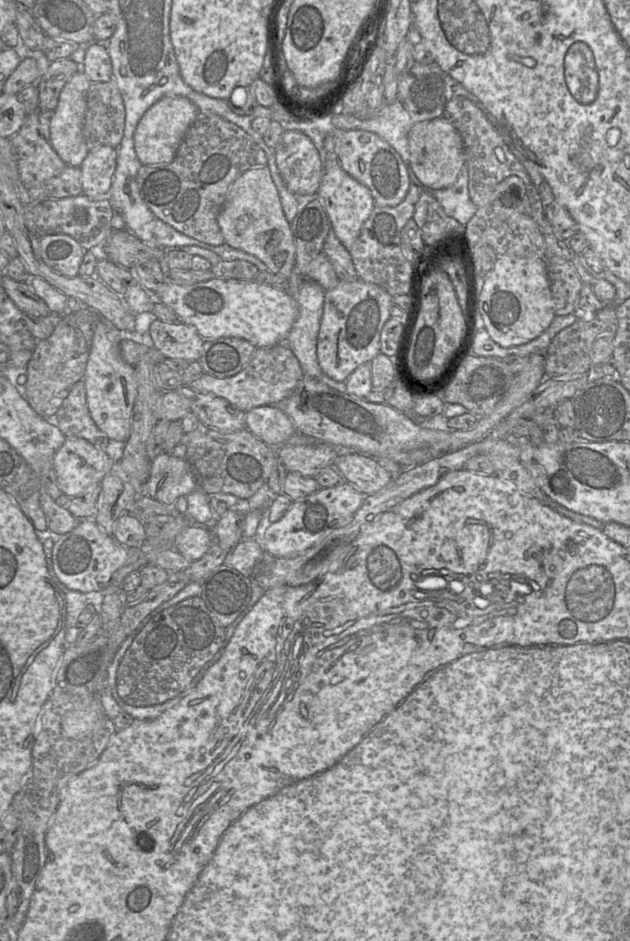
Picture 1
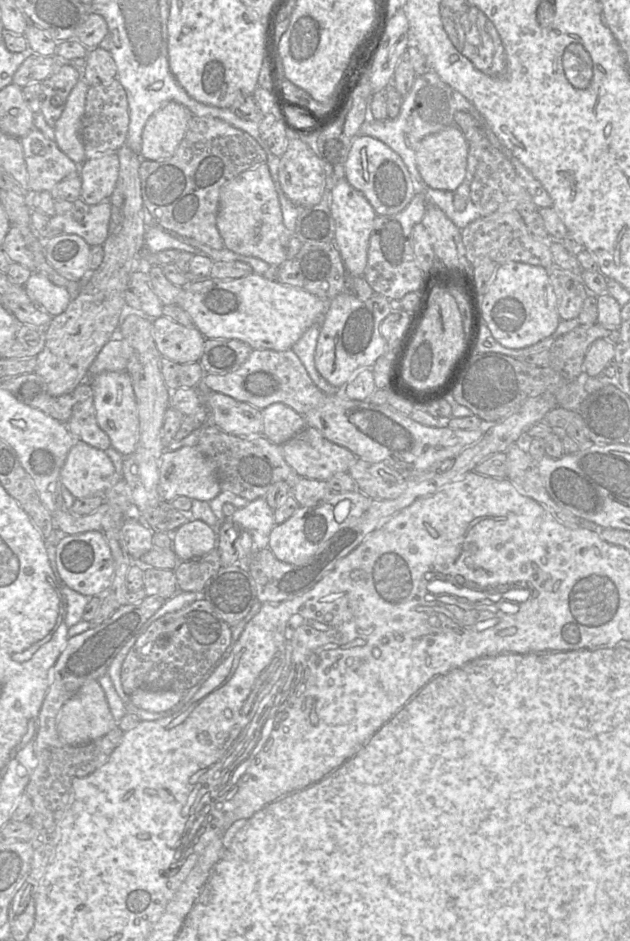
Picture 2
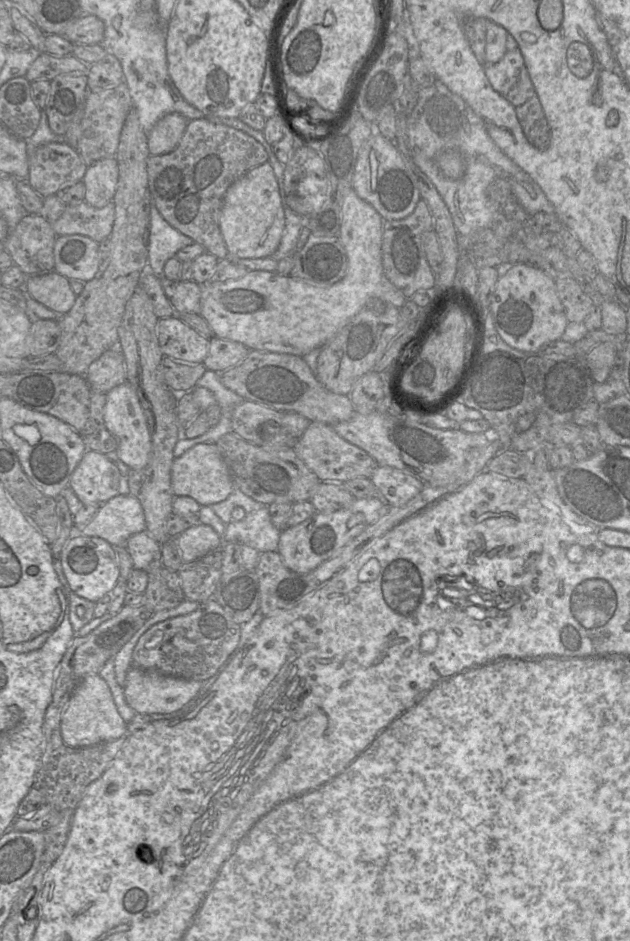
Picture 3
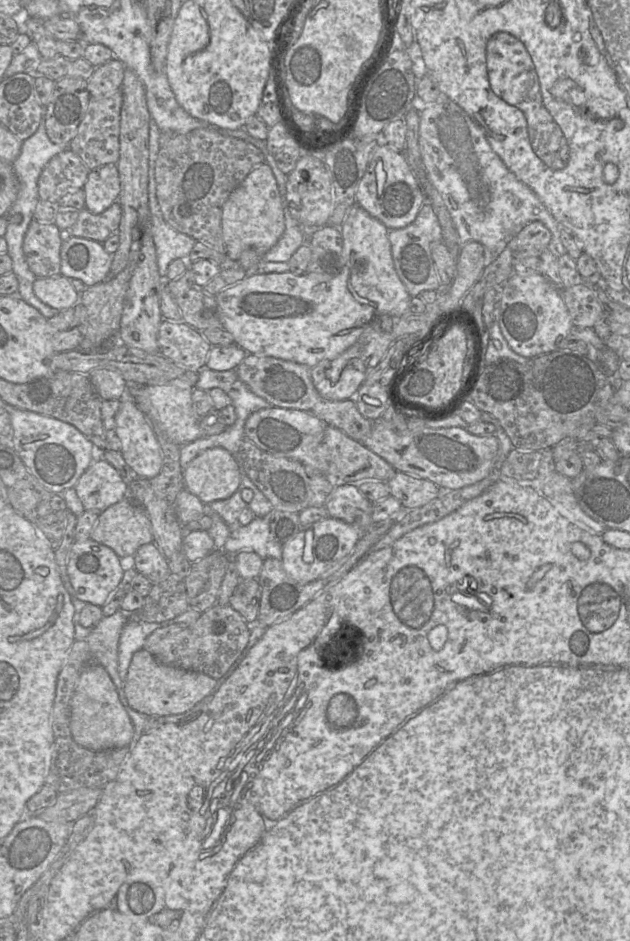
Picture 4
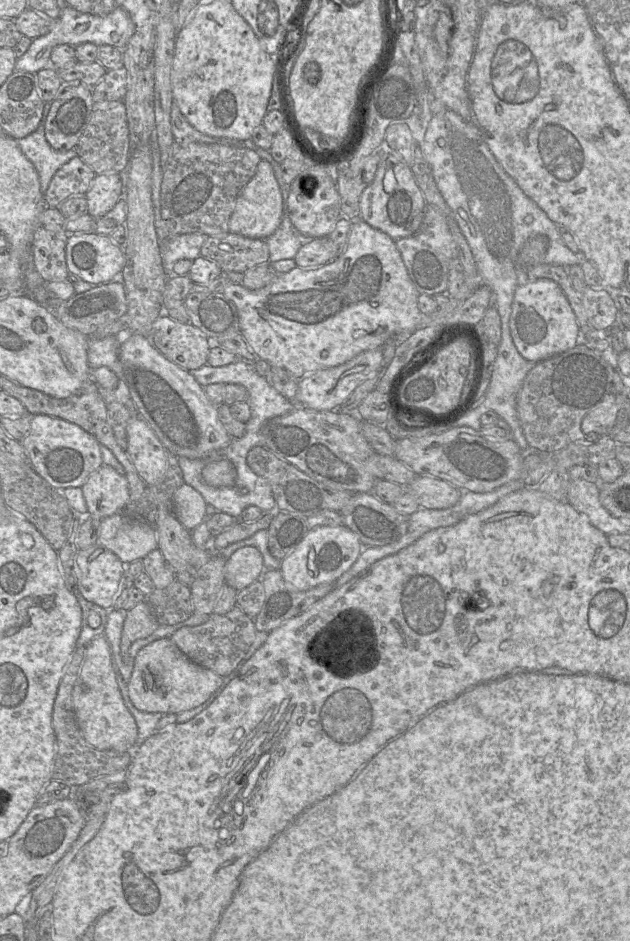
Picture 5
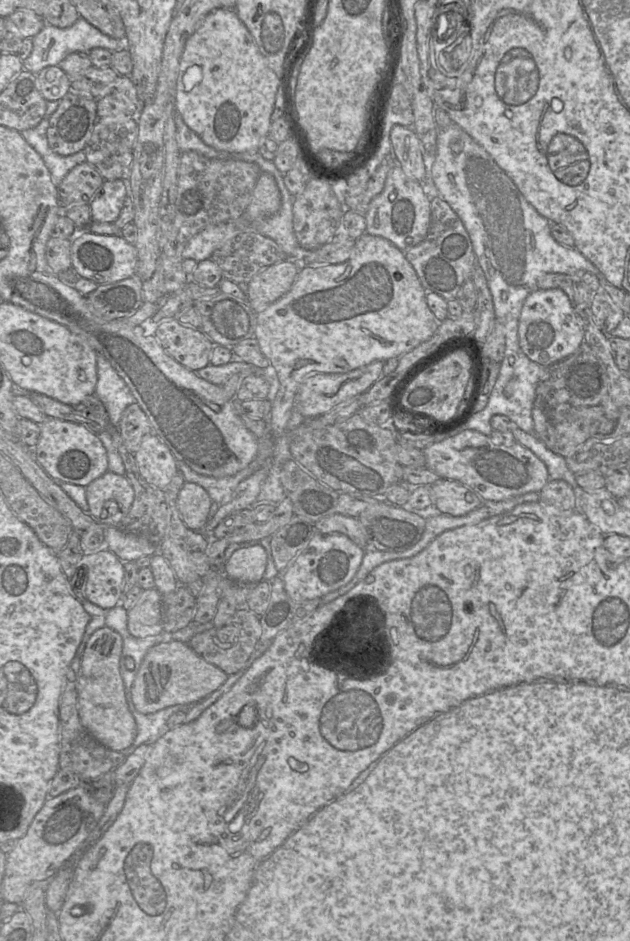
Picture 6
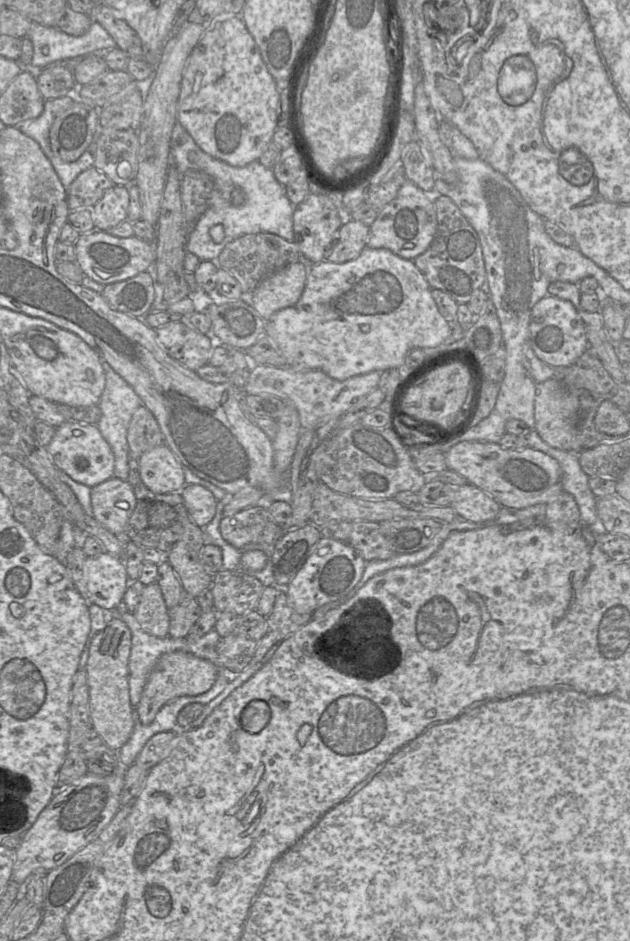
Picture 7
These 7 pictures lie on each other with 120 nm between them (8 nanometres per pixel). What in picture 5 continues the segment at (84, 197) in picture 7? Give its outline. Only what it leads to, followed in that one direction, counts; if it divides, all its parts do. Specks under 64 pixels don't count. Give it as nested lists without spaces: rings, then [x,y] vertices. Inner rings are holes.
[[[79,157],[71,159],[52,177],[44,193],[46,206],[57,208],[70,197],[85,196],[95,176],[95,172]]]

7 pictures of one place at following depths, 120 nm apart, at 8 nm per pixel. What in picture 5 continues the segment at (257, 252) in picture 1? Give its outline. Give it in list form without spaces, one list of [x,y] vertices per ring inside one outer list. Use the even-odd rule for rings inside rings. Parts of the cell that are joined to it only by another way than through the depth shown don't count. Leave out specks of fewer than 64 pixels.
[[[261,159],[251,180],[237,197],[235,208],[230,217],[229,232],[253,239],[267,239],[280,226],[283,219],[282,193],[269,162]]]

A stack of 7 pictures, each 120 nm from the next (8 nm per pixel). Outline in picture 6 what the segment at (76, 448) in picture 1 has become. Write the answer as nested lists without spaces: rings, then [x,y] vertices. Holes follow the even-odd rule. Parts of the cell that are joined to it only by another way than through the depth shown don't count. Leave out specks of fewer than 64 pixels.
[[[107,471],[85,488],[88,514],[102,526],[119,527],[134,500],[129,480]]]

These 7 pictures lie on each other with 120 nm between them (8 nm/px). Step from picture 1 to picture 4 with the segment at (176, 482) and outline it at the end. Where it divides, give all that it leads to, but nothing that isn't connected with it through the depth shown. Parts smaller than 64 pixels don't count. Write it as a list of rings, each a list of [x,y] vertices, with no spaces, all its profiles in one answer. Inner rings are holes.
[[[223,447],[209,448],[183,470],[184,488],[204,504],[231,497],[240,485],[239,465]]]

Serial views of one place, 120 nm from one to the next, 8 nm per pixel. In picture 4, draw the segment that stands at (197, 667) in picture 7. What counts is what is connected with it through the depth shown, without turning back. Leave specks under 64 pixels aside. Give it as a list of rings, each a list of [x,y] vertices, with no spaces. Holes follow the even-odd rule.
[[[144,648],[132,657],[125,680],[125,695],[129,705],[139,713],[149,716],[169,716],[190,711],[207,698],[217,679],[206,674],[165,665]]]

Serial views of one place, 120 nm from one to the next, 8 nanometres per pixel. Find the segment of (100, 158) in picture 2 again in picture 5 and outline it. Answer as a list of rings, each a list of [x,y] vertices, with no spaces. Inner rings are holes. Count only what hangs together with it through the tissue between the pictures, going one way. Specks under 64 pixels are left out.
[[[119,173],[98,174],[85,194],[87,213],[99,219],[110,212],[124,194],[123,180]]]

